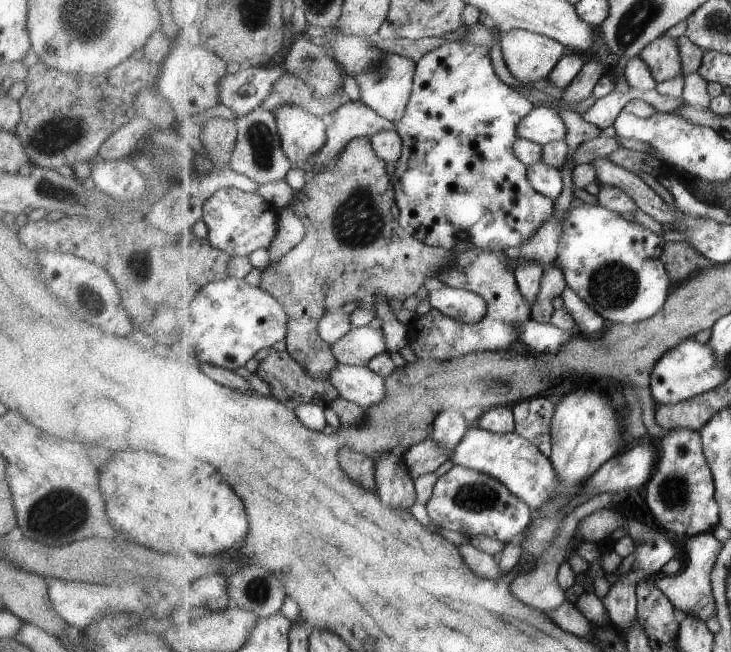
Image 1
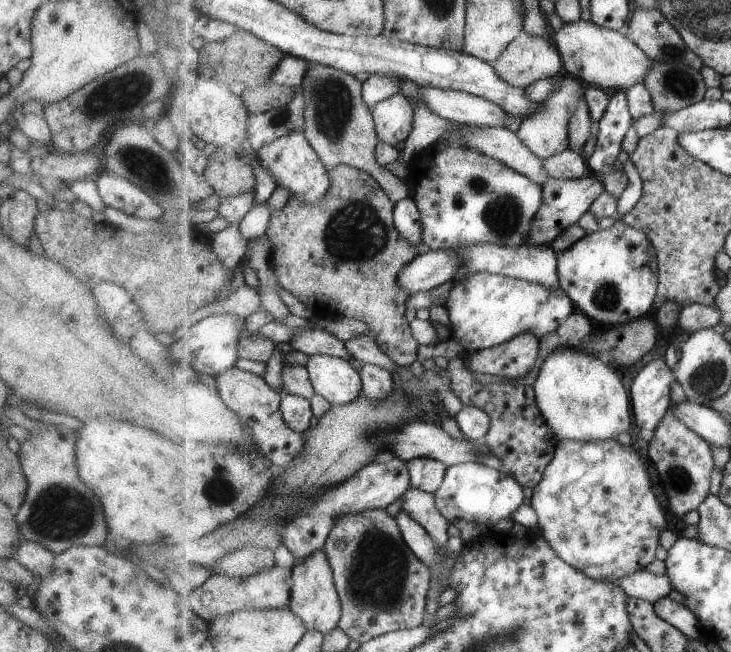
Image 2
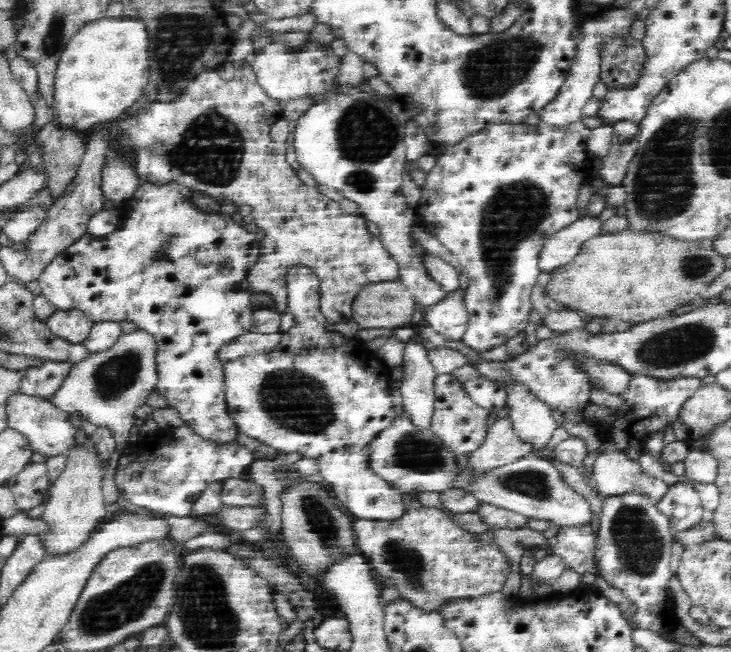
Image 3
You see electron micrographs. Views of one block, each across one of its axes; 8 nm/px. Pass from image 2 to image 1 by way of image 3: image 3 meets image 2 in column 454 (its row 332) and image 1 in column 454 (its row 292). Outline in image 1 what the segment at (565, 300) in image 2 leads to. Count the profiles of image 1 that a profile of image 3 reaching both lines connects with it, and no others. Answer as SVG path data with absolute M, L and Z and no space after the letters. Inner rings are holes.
M443 286L429 291L427 301L433 309L462 324L477 323L488 315L488 302L483 296L458 287Z

